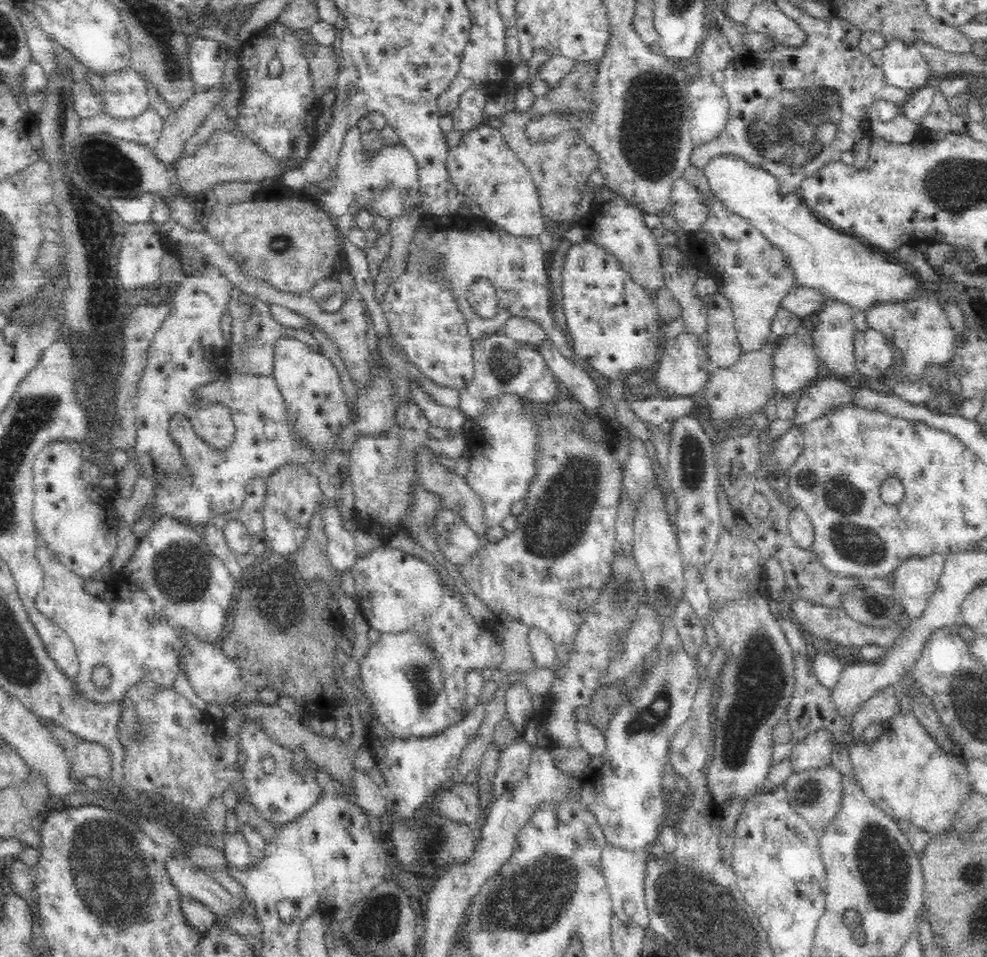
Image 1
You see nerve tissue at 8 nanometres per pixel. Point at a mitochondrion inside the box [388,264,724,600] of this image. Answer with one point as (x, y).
(557, 523)

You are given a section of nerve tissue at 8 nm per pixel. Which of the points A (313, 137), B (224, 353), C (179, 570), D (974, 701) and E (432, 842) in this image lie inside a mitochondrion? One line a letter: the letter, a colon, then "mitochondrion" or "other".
A: other
B: other
C: mitochondrion
D: mitochondrion
E: mitochondrion

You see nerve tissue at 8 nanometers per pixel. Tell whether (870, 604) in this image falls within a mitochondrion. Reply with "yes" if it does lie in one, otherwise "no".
yes

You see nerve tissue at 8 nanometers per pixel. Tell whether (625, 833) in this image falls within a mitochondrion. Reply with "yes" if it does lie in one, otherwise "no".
no

